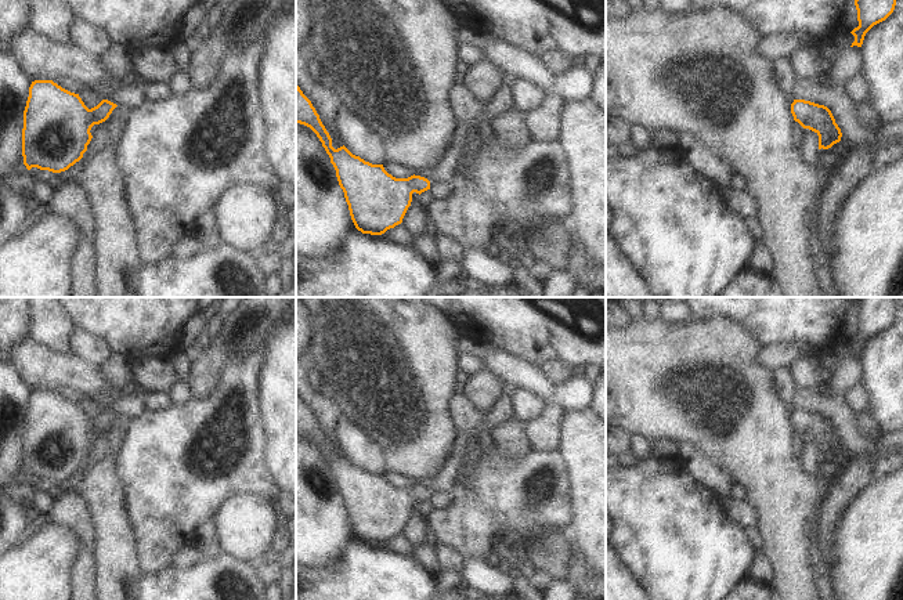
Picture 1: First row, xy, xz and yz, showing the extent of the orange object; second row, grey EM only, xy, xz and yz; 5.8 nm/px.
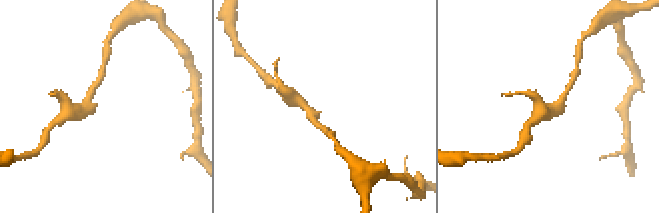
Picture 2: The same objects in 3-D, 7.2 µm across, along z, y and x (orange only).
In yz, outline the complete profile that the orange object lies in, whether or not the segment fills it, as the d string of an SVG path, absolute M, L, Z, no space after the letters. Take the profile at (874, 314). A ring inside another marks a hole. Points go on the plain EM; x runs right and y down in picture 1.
M863 297L857 301L855 315L859 336L850 341L855 346L850 357L862 357L866 343L893 322L897 303L899 297Z

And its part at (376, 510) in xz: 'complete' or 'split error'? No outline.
complete

